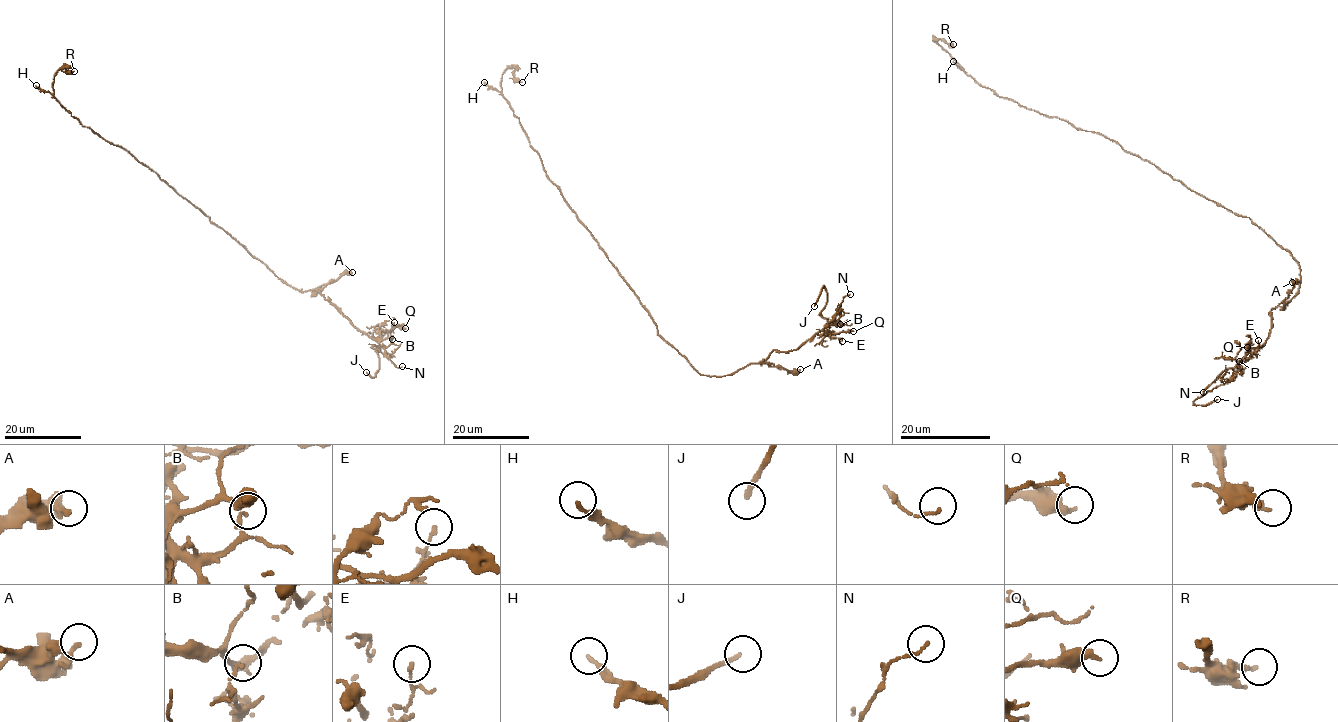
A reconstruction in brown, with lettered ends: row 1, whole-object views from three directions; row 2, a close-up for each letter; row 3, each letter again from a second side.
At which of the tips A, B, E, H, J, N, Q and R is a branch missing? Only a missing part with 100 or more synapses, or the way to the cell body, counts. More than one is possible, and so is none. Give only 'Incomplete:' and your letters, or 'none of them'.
Incomplete: J

